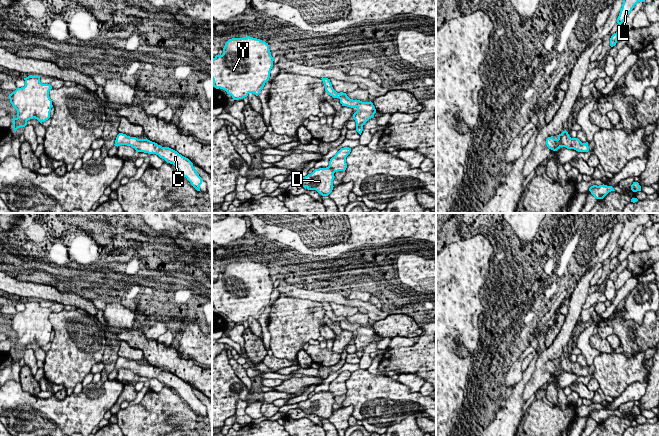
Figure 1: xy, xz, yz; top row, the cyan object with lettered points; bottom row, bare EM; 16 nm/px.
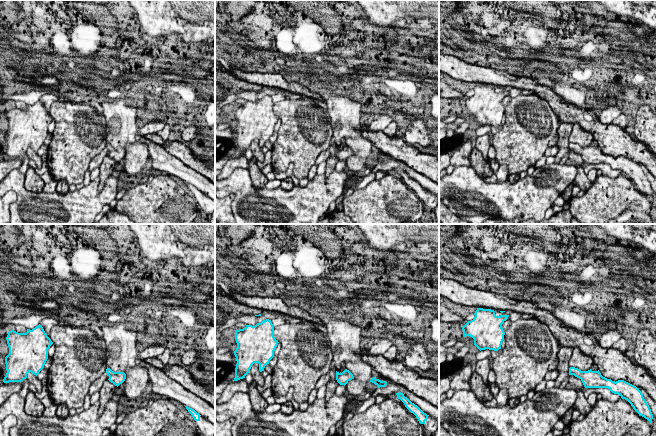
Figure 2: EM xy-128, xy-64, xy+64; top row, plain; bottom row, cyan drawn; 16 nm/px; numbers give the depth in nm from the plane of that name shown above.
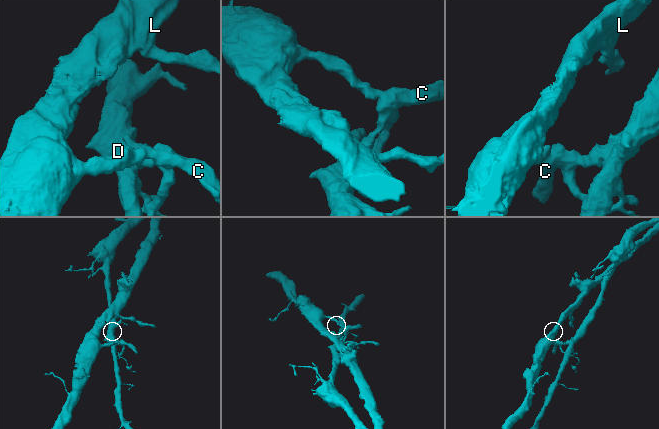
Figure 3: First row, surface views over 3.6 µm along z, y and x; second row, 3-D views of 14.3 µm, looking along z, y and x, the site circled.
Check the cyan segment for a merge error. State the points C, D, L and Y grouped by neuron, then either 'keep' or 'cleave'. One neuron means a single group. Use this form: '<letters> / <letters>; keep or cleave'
C D / L Y; cleave

